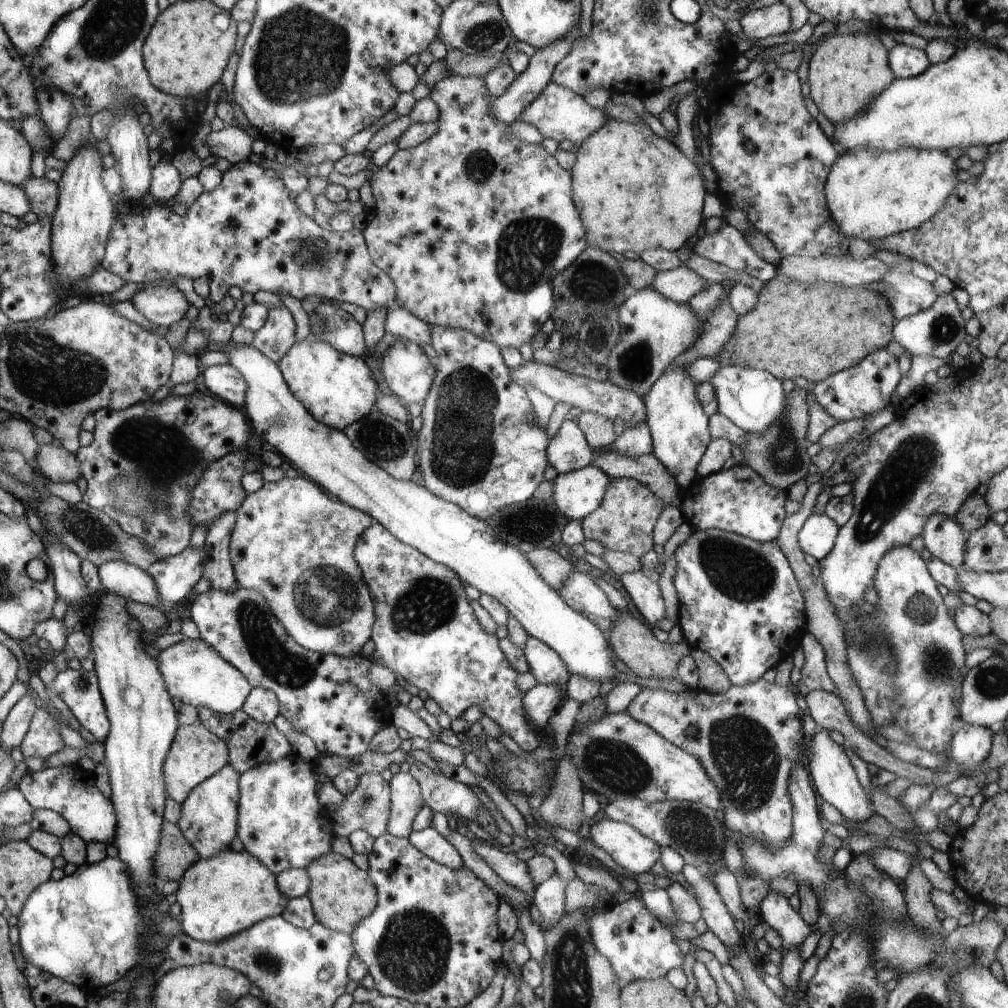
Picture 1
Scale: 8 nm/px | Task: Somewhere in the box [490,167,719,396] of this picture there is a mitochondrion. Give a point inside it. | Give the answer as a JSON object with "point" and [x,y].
{"point":[634,365]}

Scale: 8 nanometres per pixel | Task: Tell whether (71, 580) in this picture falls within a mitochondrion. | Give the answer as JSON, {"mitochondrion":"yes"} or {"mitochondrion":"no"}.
{"mitochondrion":"no"}

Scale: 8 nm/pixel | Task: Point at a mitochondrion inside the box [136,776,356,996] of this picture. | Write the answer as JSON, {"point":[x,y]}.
{"point":[265,961]}

